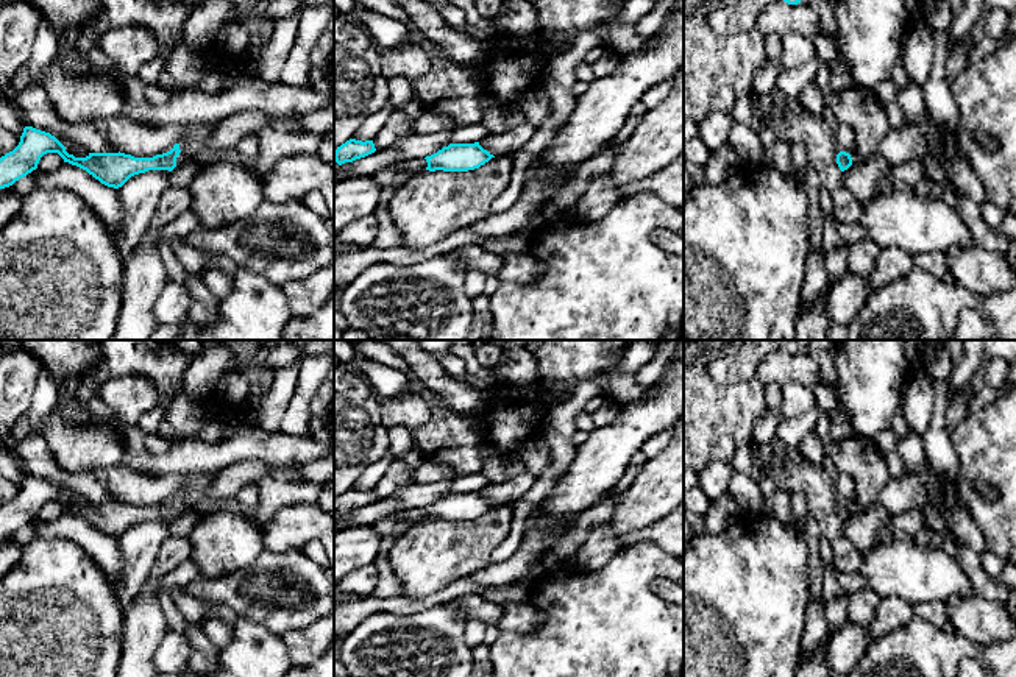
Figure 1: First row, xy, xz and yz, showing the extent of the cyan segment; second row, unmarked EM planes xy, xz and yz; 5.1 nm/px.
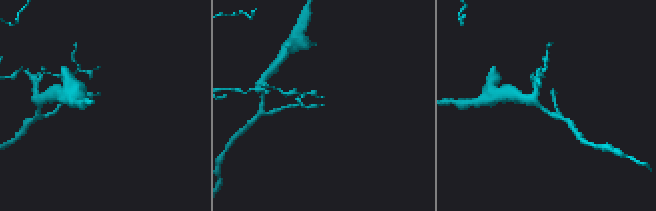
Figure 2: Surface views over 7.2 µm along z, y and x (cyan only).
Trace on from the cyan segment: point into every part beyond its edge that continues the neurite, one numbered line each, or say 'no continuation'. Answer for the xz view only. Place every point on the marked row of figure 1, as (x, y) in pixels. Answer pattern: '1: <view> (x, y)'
no continuation

